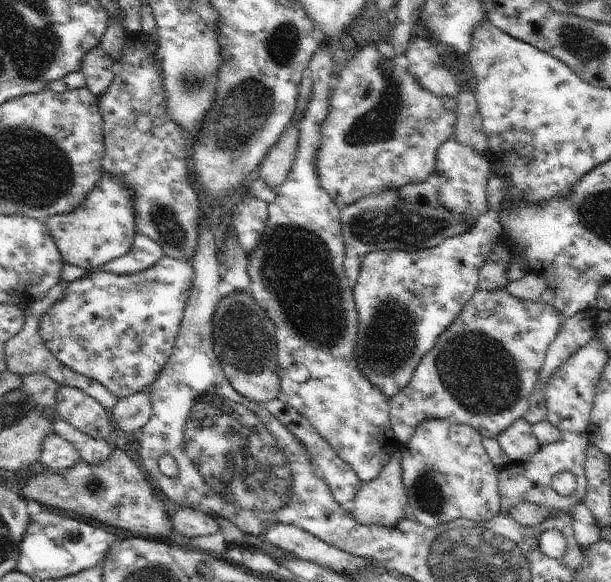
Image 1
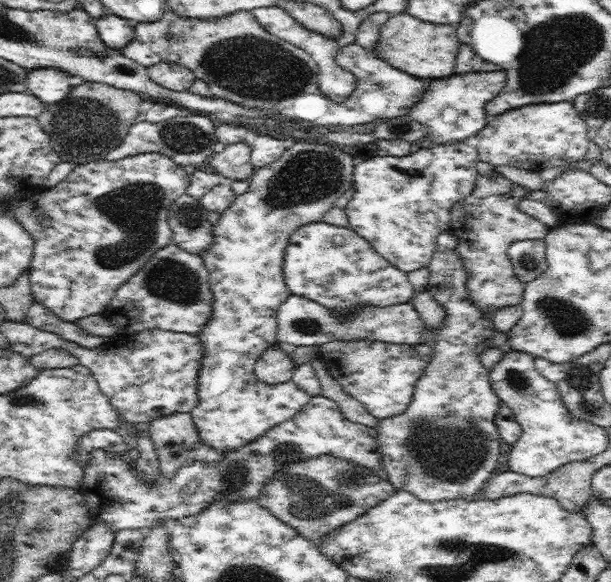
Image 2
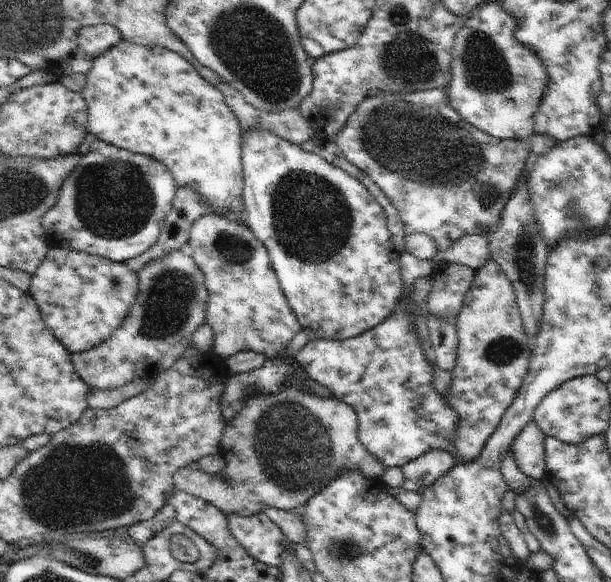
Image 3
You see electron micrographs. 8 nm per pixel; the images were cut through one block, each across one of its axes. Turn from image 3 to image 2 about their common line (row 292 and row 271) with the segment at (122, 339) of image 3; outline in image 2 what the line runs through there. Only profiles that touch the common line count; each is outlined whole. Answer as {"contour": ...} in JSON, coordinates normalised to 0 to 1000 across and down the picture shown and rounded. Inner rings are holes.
{"contour":[[[275,419],[259,430],[224,464],[200,491],[193,493],[190,505],[169,533],[169,540],[183,560],[191,564],[191,574],[203,577],[205,569],[214,574],[234,567],[280,567],[318,576],[327,576],[327,567],[340,553],[349,531],[349,502],[342,490],[342,467],[334,457],[331,442],[293,426],[286,419]]]}

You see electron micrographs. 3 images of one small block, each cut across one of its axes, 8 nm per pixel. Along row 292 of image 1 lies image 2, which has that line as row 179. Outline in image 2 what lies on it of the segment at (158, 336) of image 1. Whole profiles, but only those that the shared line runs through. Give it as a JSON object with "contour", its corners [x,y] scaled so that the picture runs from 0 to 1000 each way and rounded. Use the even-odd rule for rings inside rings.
{"contour":[[[241,261],[232,265],[224,265],[214,270],[206,270],[196,275],[185,275],[185,277],[154,277],[146,278],[136,284],[124,284],[115,299],[97,313],[92,320],[74,323],[74,325],[51,325],[39,332],[36,338],[31,340],[28,352],[25,356],[16,356],[15,361],[21,364],[21,371],[26,373],[26,378],[51,402],[51,407],[56,414],[56,428],[54,428],[54,445],[51,450],[51,459],[47,460],[46,478],[51,485],[51,503],[54,505],[54,515],[62,521],[72,524],[79,533],[83,533],[92,543],[97,543],[101,550],[115,552],[123,555],[128,548],[147,543],[147,541],[159,541],[167,540],[169,533],[177,526],[177,521],[183,515],[183,510],[190,505],[190,498],[193,498],[195,491],[200,491],[218,471],[224,469],[224,464],[229,464],[231,457],[236,457],[236,452],[242,450],[242,445],[255,435],[259,430],[272,424],[275,419],[280,419],[282,414],[282,393],[278,392],[275,381],[275,366],[278,352],[293,338],[298,337],[301,332],[306,330],[308,318],[311,316],[311,301],[306,299],[300,290],[298,284],[286,280],[277,268],[272,268],[265,263],[250,263]]]}

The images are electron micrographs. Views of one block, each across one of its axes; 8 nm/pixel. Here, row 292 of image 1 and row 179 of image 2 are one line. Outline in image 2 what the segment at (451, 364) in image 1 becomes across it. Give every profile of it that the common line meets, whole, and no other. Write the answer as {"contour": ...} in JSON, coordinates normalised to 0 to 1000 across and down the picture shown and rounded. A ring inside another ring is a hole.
{"contour":[[[802,296],[799,301],[779,301],[779,316],[776,326],[763,342],[746,345],[736,359],[736,381],[740,402],[750,409],[748,431],[759,448],[759,457],[766,473],[764,497],[771,517],[802,545],[804,536],[825,526],[851,524],[856,517],[859,500],[859,485],[851,481],[843,469],[836,445],[833,443],[833,423],[845,414],[890,411],[899,400],[895,390],[885,378],[874,375],[851,361],[849,351],[863,340],[863,330],[867,323],[856,321],[831,309],[825,301]]]}

